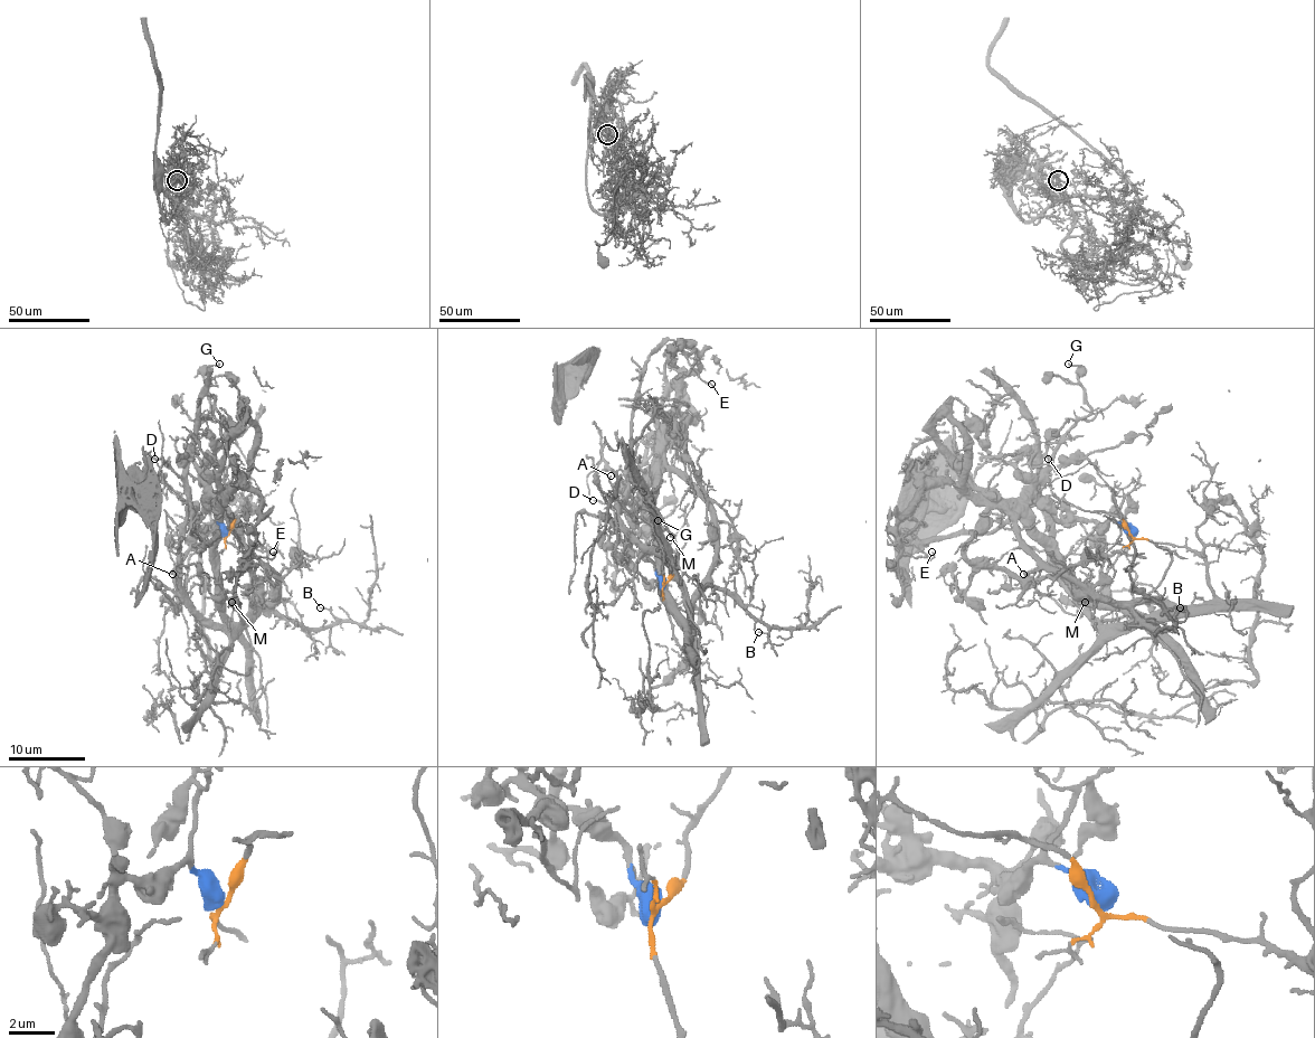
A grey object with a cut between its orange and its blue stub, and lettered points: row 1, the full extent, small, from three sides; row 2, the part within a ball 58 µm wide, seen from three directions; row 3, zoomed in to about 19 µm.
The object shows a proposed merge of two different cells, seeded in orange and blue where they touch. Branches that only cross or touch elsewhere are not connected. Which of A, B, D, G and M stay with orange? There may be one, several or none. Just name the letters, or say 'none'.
A, B

